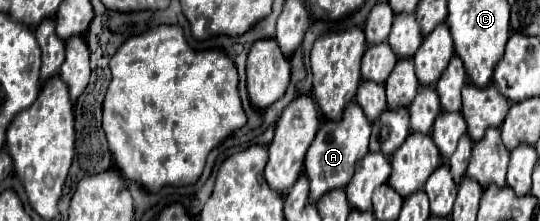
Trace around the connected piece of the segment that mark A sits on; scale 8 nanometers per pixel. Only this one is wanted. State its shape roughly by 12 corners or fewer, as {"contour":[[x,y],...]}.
{"contour":[[356,102],[324,122],[306,152],[310,198],[344,188],[368,152]]}

